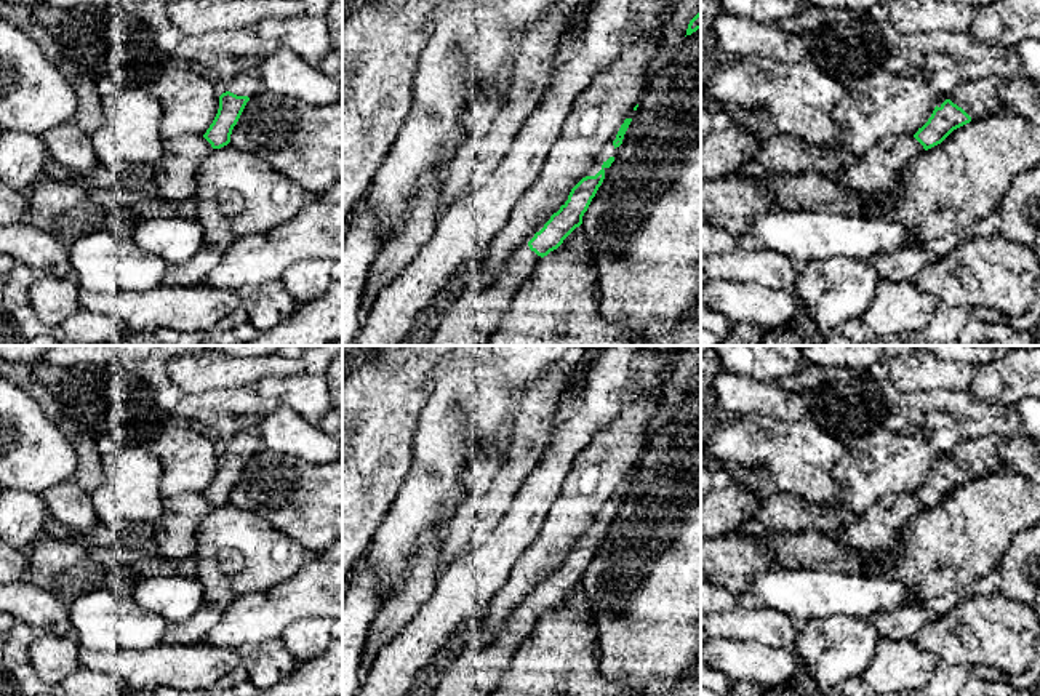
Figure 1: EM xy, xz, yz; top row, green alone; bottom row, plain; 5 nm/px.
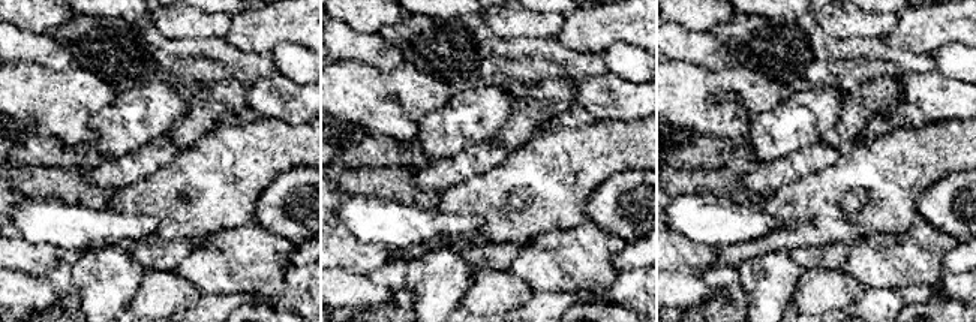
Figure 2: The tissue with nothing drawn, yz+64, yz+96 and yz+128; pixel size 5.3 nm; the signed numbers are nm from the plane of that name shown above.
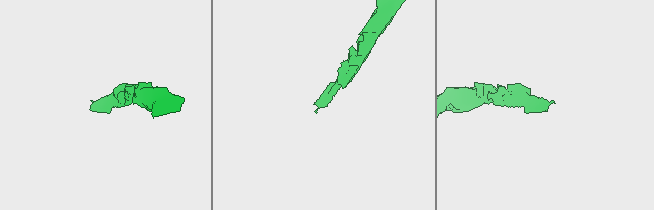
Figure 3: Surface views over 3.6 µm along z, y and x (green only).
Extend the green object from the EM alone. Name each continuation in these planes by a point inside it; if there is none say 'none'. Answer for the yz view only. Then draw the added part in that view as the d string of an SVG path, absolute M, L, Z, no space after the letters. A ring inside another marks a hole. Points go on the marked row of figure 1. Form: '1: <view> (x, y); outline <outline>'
1: yz (978, 98); outline M997 77L968 80L949 94L944 94L938 107L941 107L946 99L950 99L962 107L971 120L997 115L1006 110L1005 102L1000 99L1000 83L1002 80Z

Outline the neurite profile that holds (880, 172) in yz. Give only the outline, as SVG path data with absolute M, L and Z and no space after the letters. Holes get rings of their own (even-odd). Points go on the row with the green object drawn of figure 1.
M893 134L854 157L848 170L840 171L834 179L856 192L888 194L901 187L904 166L923 150L914 134Z

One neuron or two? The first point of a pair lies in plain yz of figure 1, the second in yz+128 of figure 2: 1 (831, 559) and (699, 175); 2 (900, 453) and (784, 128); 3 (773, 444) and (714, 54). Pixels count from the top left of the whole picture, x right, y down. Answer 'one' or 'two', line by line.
1: one
2: one
3: two

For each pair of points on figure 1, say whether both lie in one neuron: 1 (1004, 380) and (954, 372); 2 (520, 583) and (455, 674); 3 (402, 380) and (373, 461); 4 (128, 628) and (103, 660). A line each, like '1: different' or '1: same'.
1: different
2: different
3: same
4: different

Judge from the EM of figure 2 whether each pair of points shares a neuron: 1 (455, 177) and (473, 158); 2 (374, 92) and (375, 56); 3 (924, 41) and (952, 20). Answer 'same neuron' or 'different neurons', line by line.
1: same neuron
2: different neurons
3: same neuron

